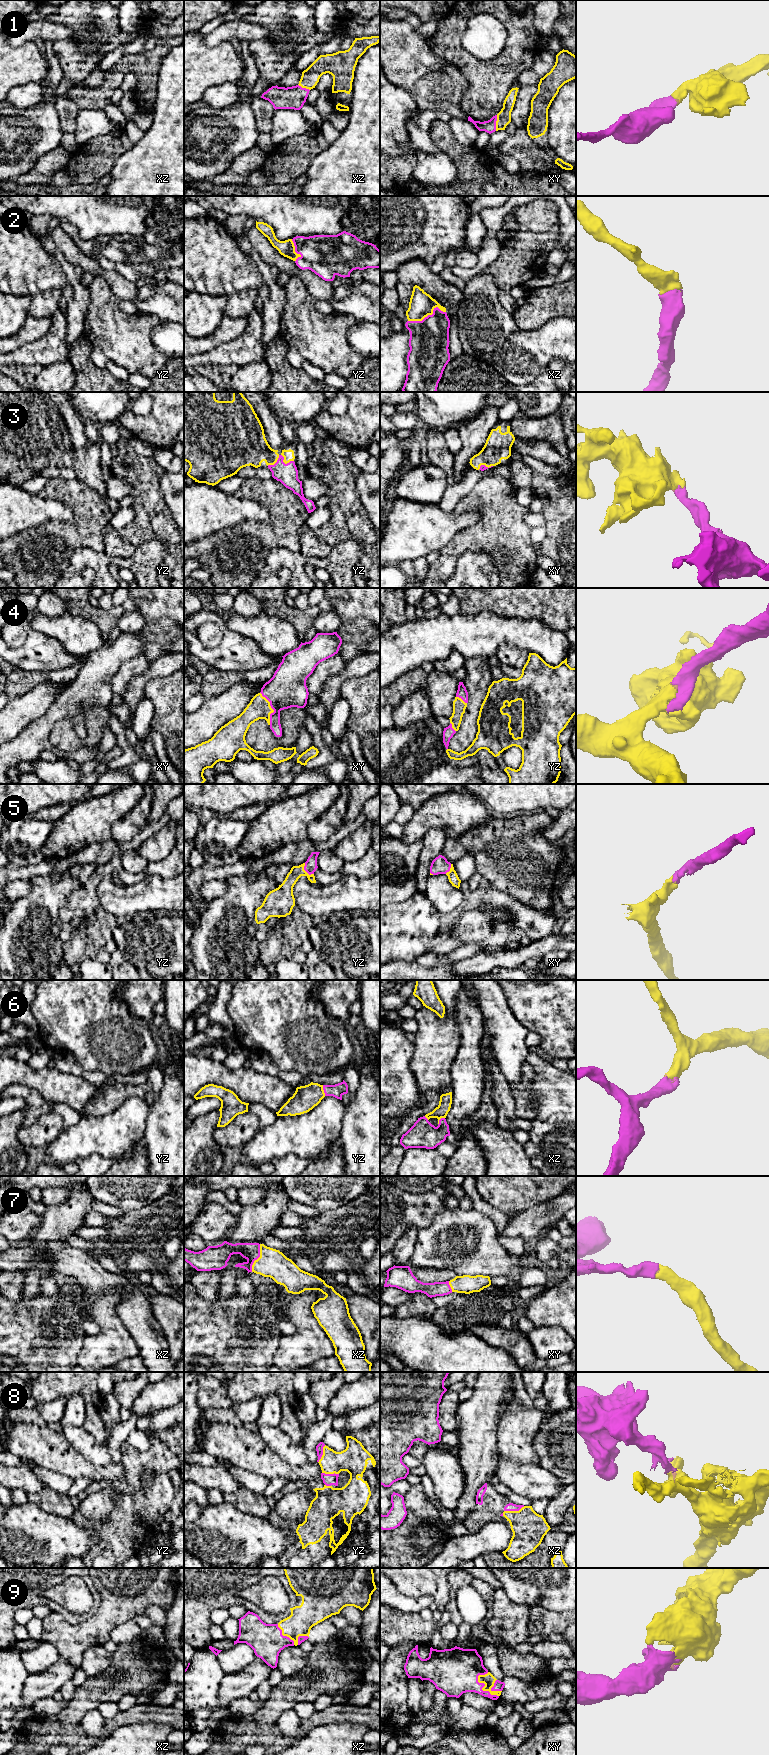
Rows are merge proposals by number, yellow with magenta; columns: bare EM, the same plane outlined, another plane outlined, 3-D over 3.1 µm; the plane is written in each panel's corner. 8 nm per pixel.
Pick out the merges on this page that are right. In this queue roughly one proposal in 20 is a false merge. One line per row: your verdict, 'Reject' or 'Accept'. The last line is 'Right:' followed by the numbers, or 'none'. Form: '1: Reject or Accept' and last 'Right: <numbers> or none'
1: Accept
2: Accept
3: Accept
4: Accept
5: Accept
6: Accept
7: Accept
8: Accept
9: Accept
Right: 1, 2, 3, 4, 5, 6, 7, 8, 9

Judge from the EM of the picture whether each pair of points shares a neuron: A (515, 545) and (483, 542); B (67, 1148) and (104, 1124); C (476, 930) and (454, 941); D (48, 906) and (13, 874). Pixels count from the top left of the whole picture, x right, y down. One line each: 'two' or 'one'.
A: one
B: one
C: two
D: two

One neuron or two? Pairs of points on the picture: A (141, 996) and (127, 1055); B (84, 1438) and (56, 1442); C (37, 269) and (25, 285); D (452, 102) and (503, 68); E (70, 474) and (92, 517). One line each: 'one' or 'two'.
A: two
B: two
C: one
D: two
E: two

